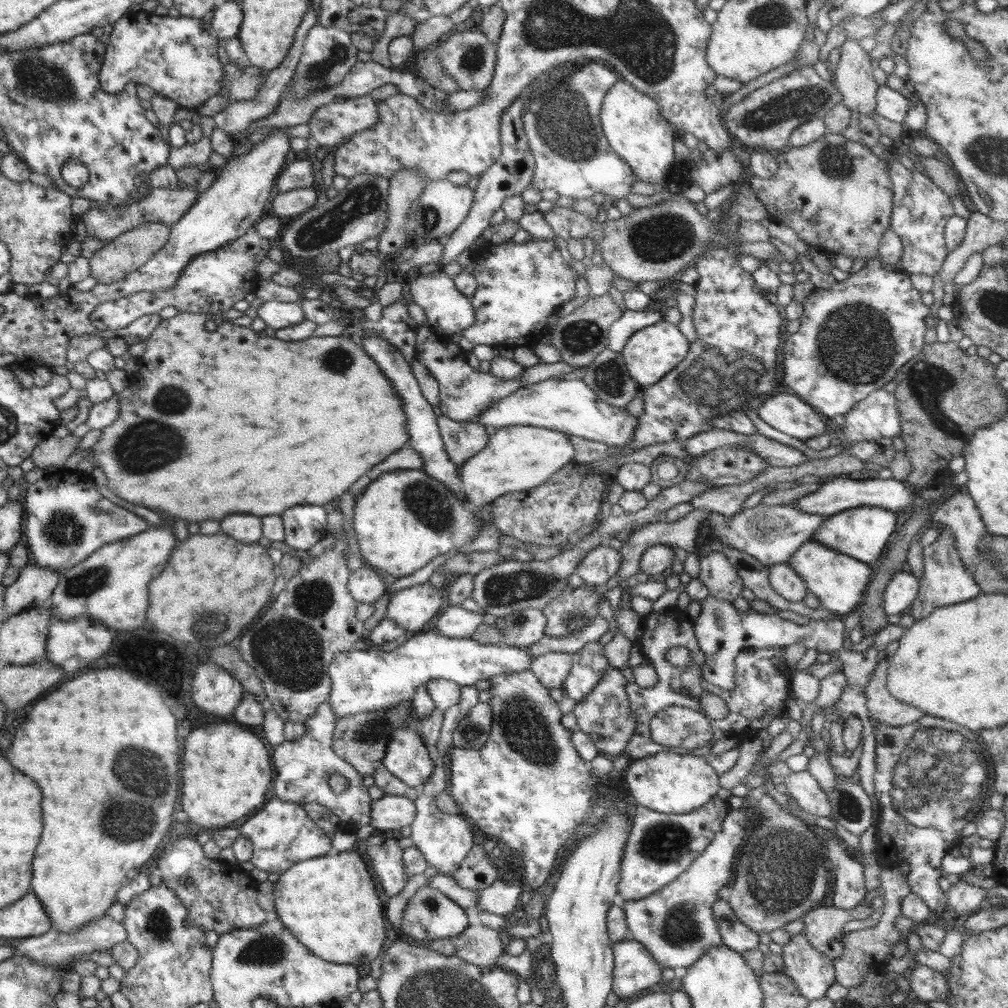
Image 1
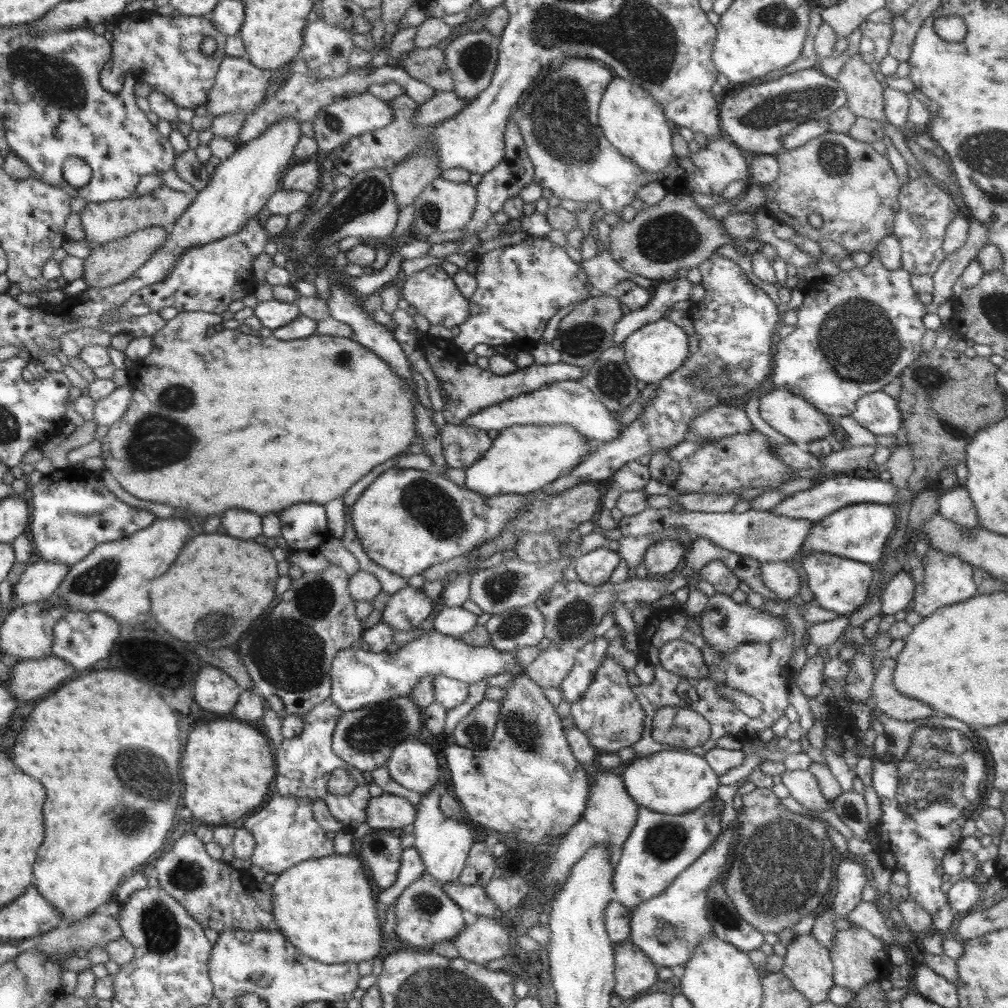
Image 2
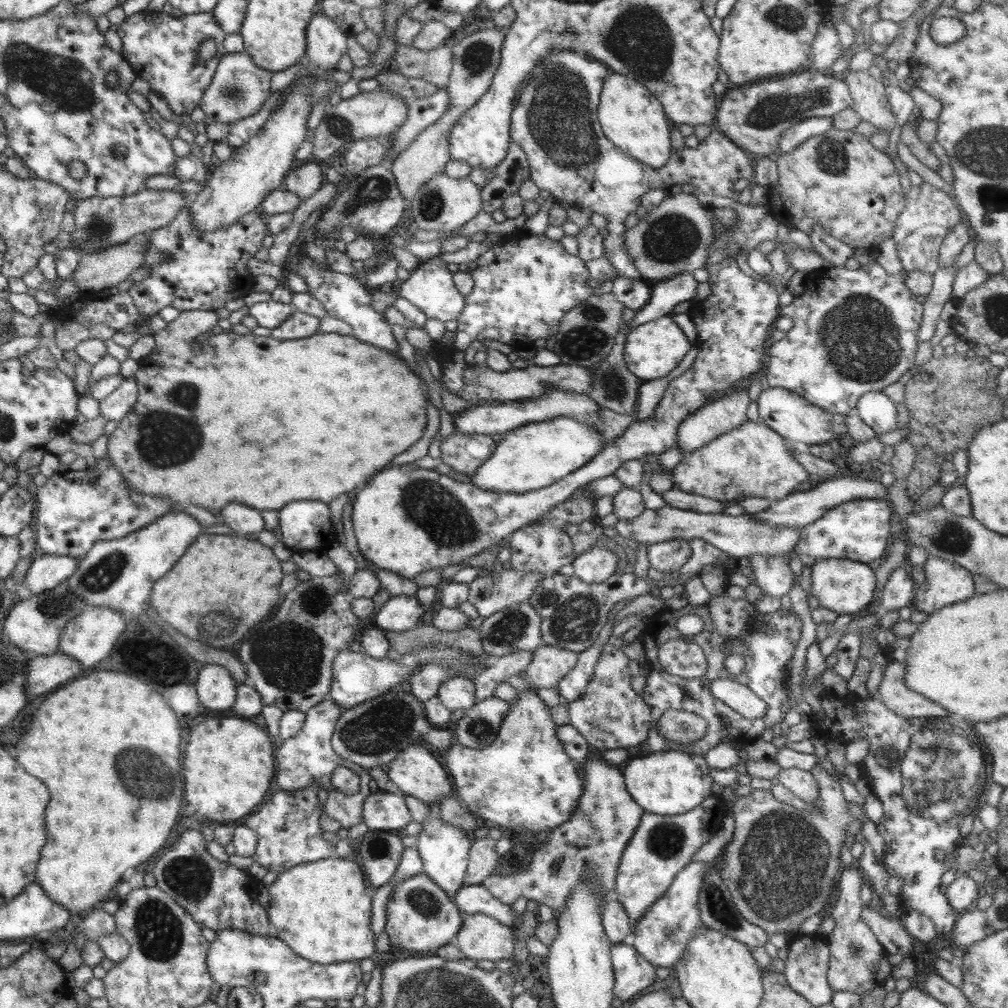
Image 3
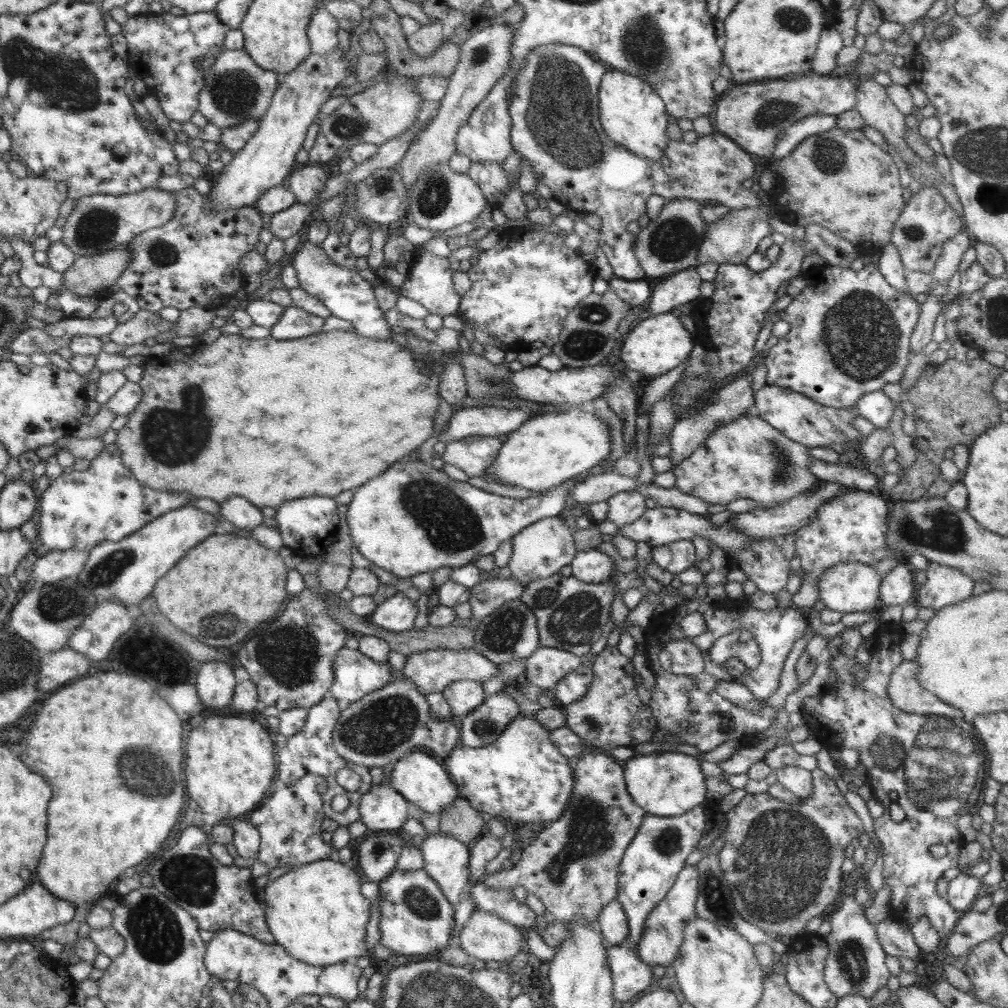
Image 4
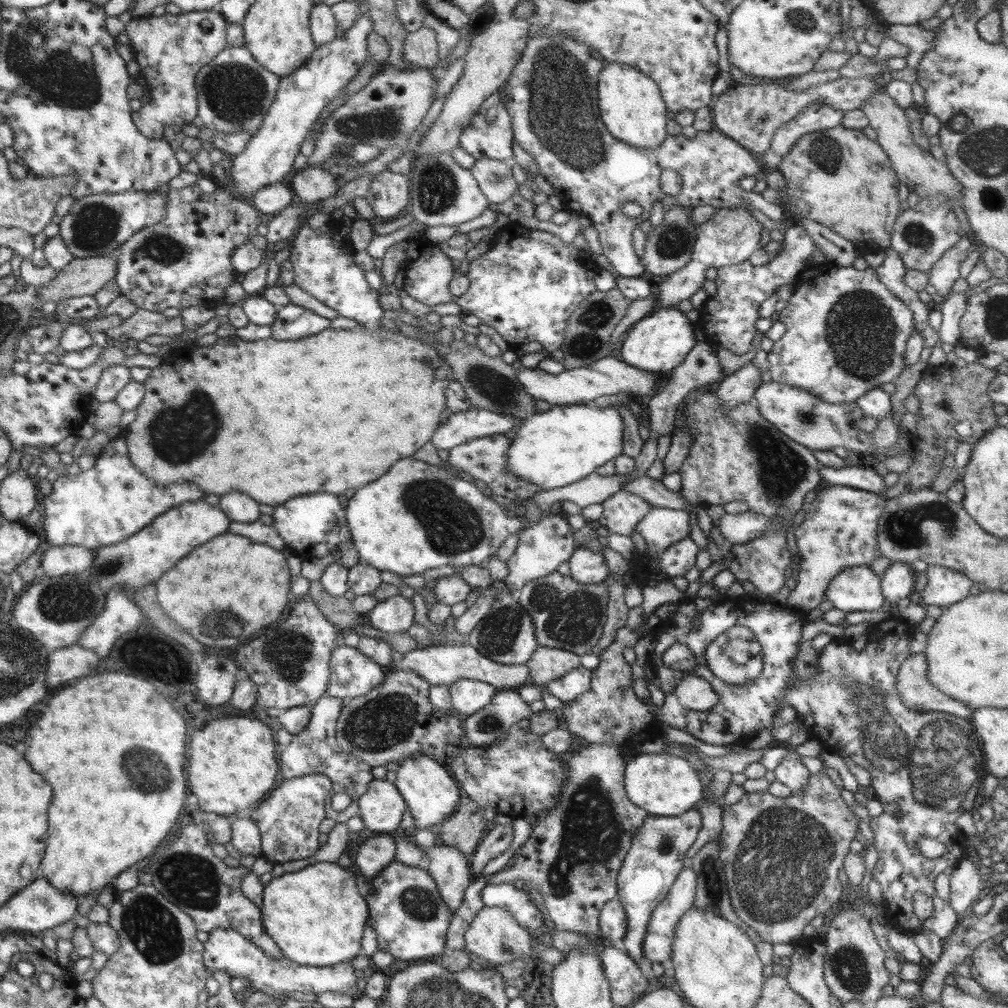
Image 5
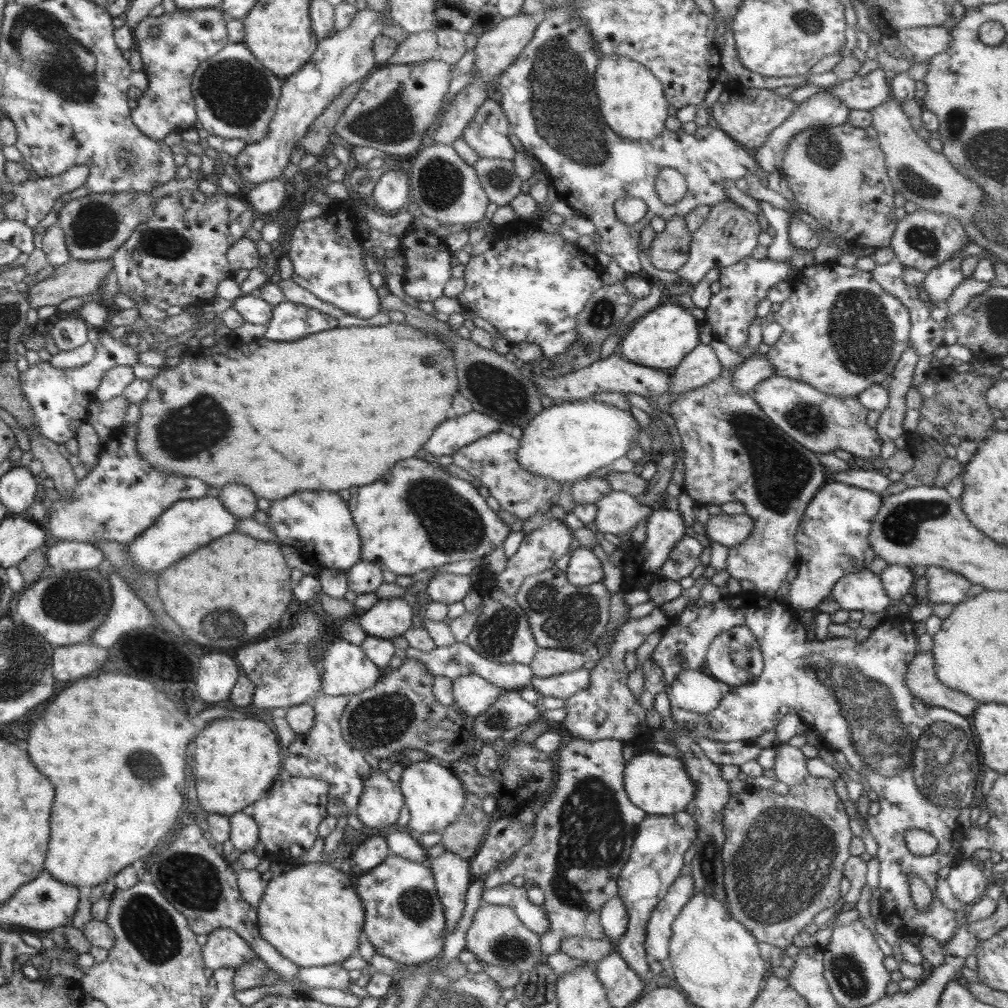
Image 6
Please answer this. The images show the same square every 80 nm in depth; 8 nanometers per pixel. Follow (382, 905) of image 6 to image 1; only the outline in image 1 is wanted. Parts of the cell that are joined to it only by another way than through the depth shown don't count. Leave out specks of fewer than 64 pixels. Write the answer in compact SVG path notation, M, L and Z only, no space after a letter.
M430 885L418 888L402 912L402 924L397 934L420 944L428 944L436 938L455 937L466 930L469 925L464 908L434 889Z

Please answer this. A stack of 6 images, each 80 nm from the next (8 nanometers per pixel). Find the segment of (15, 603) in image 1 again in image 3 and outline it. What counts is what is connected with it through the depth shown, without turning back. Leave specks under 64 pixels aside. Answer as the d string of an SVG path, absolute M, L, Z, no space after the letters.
M42 555L34 558L28 569L25 582L32 595L52 590L76 572L78 560L68 556Z

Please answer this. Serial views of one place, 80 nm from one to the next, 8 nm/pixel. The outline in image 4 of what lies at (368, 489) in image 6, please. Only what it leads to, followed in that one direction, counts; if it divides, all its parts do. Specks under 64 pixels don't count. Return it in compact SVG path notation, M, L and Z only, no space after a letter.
M403 457L384 474L356 488L352 501L347 504L346 522L358 552L398 578L437 568L458 568L493 554L501 542L511 540L533 522L561 514L570 504L571 486L587 476L604 473L606 463L603 460L560 486L544 490L540 497L520 501L486 492L467 481L454 480L424 461Z

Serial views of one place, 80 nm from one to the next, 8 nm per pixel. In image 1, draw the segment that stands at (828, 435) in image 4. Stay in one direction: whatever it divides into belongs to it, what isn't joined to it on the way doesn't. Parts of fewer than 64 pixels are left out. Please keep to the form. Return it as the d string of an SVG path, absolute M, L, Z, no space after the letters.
M793 394L770 396L757 411L766 424L803 442L827 433L826 424L816 409Z

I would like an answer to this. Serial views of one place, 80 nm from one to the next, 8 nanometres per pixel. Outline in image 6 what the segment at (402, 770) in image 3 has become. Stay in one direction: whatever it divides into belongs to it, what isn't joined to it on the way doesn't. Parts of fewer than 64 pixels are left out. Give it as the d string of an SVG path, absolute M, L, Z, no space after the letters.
M432 759L404 766L398 786L404 795L405 805L409 808L408 831L417 831L421 834L441 832L456 821L462 812L467 795L466 788L451 767Z

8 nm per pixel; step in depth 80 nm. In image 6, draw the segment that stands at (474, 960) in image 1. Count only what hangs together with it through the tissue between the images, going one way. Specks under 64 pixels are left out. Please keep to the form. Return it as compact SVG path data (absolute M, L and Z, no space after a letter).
M483 902L473 914L473 921L466 933L465 948L473 952L484 965L494 965L500 968L516 966L521 973L530 972L539 962L545 960L541 951L541 935L532 932L524 926L519 916L506 905L486 904Z

